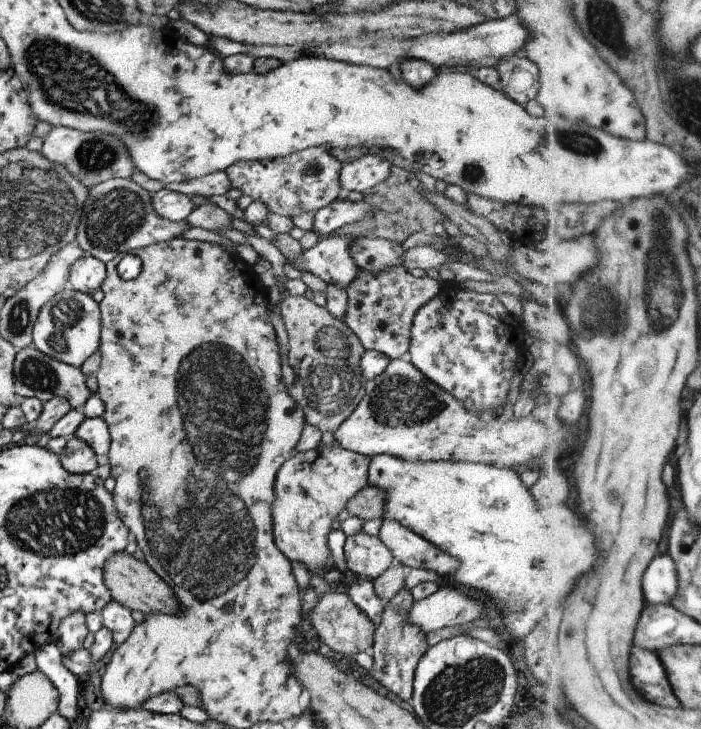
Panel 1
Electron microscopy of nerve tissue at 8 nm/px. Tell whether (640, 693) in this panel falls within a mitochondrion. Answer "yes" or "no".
no

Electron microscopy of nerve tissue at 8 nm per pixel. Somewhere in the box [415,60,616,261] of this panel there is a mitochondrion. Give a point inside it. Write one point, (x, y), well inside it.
(577, 141)

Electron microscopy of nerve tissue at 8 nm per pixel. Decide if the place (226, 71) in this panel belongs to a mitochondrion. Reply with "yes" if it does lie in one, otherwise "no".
no

